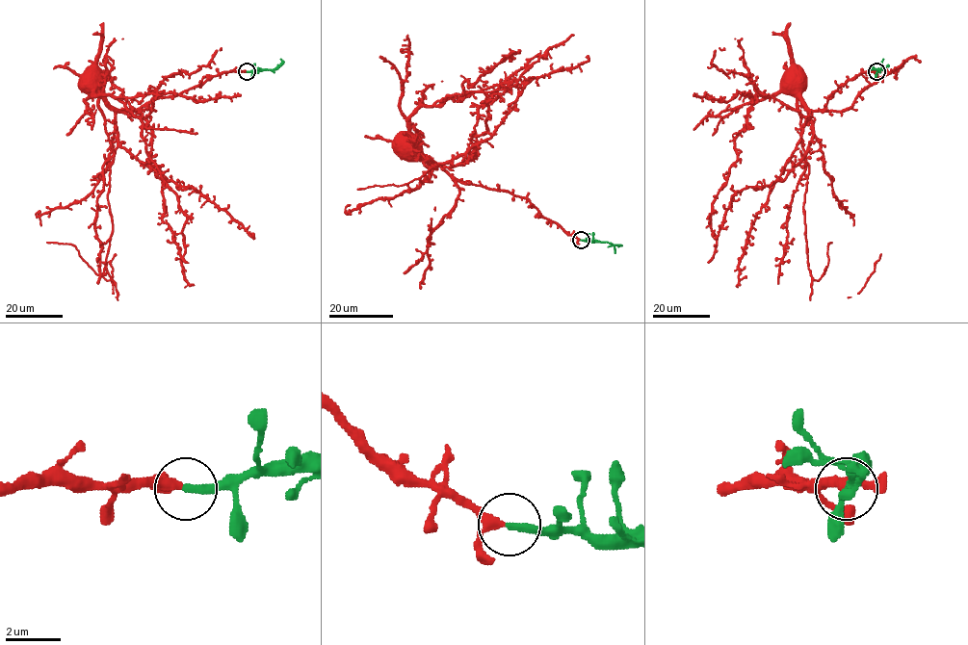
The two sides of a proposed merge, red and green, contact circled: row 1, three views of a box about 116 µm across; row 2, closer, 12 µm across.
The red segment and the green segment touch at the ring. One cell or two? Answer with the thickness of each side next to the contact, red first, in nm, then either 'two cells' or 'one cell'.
calibres 280 and 300 nm; one cell

